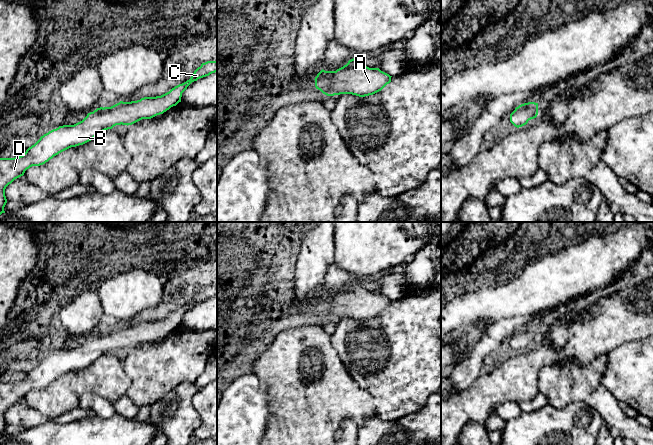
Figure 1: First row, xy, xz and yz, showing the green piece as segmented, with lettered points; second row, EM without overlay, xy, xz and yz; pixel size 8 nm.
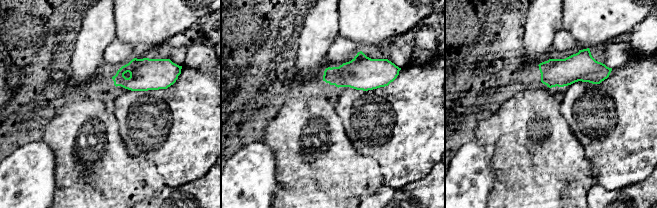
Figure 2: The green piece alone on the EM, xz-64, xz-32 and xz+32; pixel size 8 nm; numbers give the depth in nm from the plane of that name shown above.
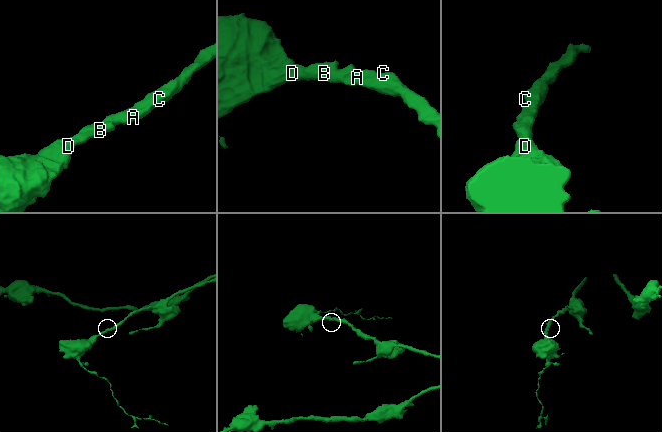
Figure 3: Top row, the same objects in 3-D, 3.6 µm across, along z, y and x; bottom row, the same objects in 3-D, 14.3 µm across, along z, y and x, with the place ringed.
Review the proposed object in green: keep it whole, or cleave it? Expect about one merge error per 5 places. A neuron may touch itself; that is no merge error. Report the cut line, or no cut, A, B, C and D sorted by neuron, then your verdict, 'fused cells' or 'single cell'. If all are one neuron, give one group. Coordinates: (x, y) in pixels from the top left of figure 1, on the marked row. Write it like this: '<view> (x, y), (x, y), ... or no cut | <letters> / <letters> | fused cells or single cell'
no cut | A B C D | single cell

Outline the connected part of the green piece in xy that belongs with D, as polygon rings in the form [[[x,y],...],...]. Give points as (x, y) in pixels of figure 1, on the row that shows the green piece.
[[[207,61],[194,71],[189,80],[161,96],[144,97],[131,102],[120,101],[111,107],[97,108],[74,125],[59,126],[44,134],[23,155],[15,158],[0,158],[0,215],[5,213],[6,187],[23,176],[30,167],[43,165],[59,153],[83,145],[99,133],[116,125],[128,126],[142,119],[151,119],[163,114],[181,102],[182,93],[192,82],[215,72],[217,72],[217,61]]]

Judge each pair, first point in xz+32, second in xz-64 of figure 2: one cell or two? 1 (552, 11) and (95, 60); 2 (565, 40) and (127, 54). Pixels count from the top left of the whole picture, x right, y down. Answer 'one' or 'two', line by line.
1: one
2: one

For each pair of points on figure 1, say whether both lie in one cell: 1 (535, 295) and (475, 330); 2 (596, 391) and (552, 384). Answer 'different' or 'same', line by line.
1: same
2: same

